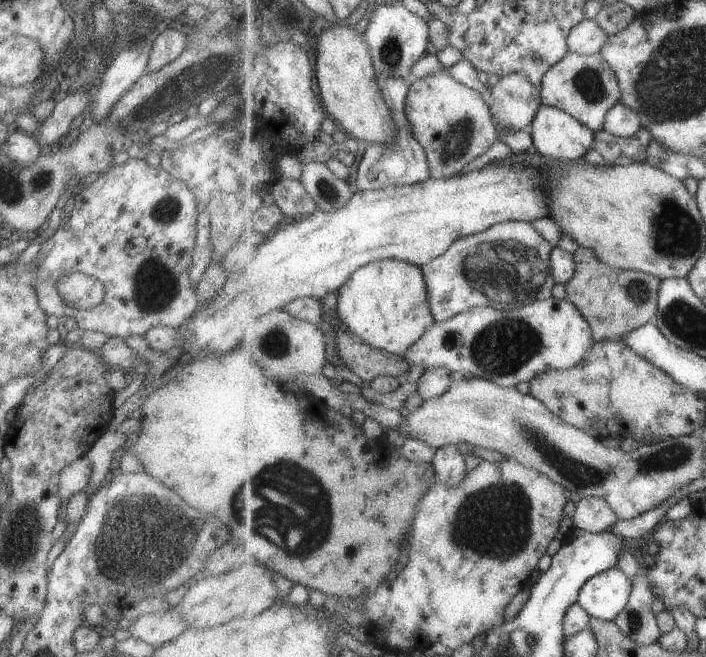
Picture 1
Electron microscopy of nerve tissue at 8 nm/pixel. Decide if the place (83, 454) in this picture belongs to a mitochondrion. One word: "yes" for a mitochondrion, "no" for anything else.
no

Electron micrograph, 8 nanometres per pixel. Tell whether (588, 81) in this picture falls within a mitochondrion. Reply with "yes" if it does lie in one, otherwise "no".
yes

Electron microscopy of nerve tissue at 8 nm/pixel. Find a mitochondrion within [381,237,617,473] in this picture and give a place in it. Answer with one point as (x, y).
(502, 347)

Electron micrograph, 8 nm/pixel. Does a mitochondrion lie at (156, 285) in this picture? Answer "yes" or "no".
yes

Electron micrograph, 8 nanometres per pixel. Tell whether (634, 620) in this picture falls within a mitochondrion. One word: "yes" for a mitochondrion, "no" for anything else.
yes

